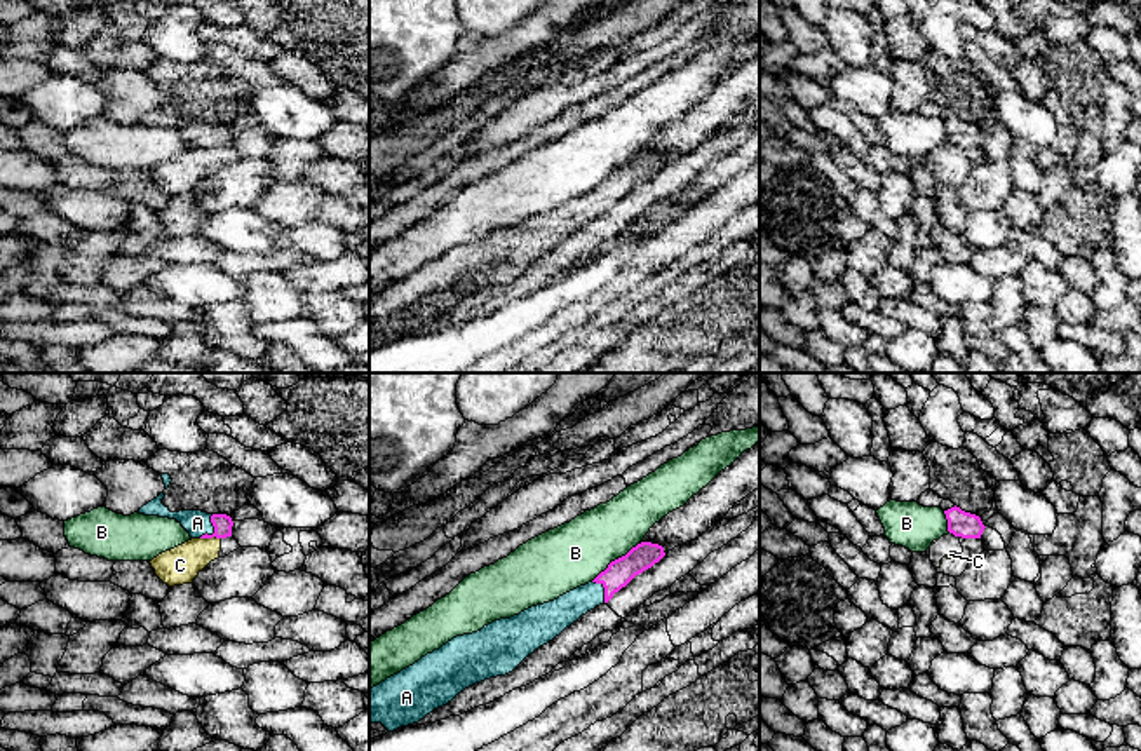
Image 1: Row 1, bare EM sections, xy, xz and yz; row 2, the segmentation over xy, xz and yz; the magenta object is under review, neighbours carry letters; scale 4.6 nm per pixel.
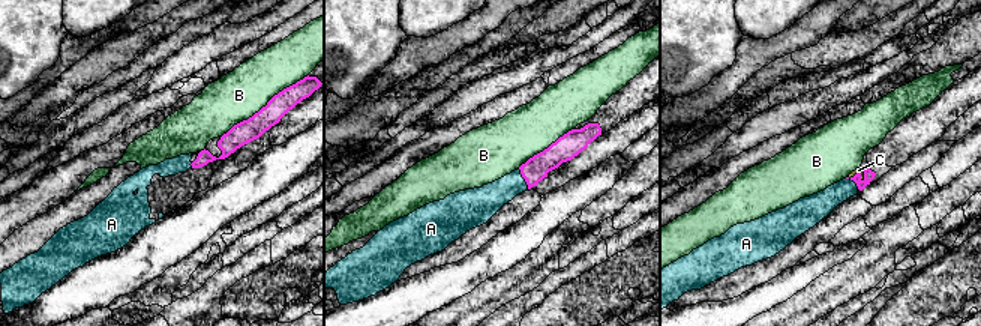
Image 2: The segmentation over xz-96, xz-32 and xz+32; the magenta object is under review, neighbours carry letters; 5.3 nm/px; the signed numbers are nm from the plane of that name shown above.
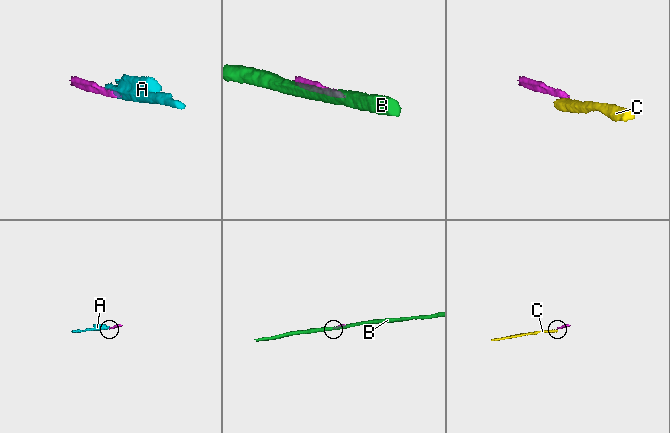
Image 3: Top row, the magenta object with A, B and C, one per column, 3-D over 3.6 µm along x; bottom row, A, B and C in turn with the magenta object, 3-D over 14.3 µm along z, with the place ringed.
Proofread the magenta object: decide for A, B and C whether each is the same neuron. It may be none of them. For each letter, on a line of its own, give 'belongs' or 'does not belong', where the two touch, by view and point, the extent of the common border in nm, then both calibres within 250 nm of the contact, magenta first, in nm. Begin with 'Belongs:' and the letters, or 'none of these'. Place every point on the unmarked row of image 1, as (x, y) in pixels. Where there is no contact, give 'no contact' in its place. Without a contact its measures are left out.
Belongs: A
A: belongs; contact xy (215, 140); length 130 nm; calibres 90 and 120 nm
B: does not belong; contact xz (615, 169); length 280 nm; calibres 120 and 300 nm
C: does not belong; contact xy (209, 147); length 100 nm; calibres 90 and 170 nm

